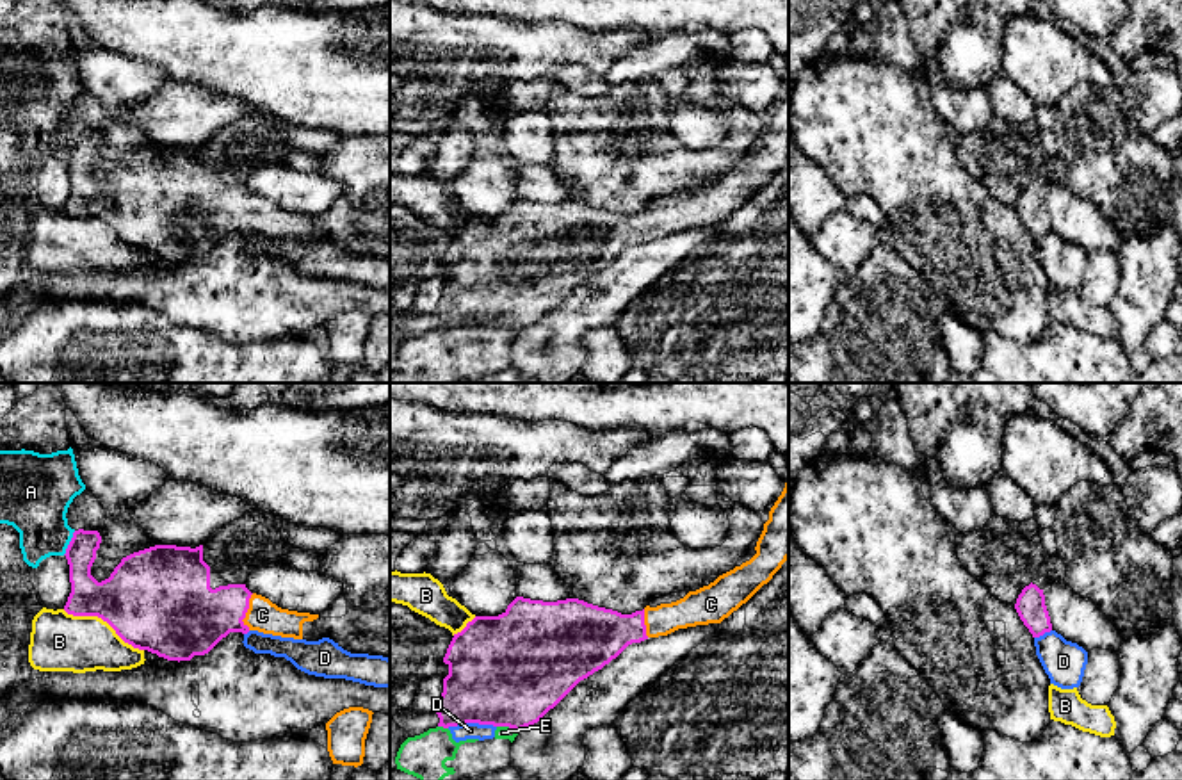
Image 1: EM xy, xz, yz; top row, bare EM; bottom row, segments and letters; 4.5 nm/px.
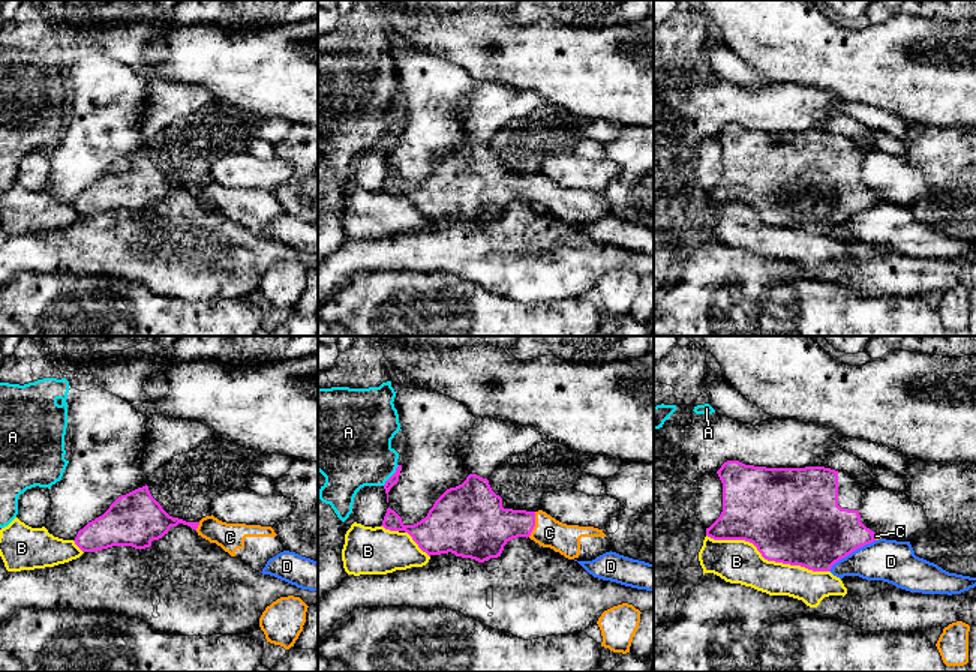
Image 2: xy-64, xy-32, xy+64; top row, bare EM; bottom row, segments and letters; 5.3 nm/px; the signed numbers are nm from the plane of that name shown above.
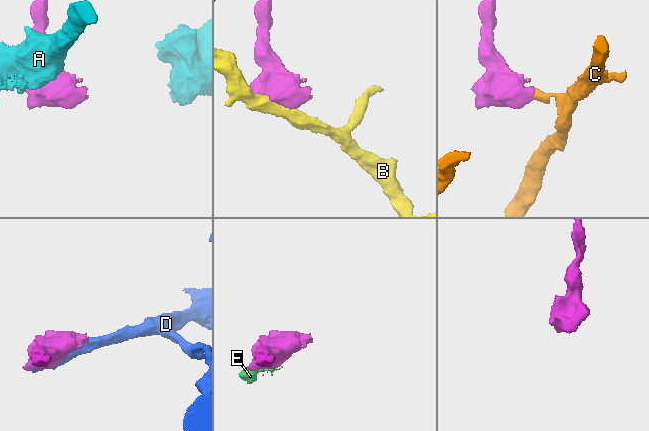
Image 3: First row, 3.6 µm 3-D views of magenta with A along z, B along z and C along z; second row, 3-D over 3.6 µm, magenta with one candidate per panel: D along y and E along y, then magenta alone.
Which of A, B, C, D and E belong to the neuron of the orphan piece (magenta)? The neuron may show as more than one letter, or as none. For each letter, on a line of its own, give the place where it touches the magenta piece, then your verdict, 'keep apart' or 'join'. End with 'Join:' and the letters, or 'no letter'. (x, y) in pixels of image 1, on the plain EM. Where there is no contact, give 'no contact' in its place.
A: xy (70, 145) | keep apart
B: xy (104, 221) | keep apart
C: xy (246, 212) | join
D: xz (470, 323) | keep apart
E: xz (508, 326) | keep apart
Join: C

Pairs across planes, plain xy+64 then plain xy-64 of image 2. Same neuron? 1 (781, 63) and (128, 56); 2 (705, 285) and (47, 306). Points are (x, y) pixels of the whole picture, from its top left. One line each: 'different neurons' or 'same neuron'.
1: same neuron
2: same neuron

